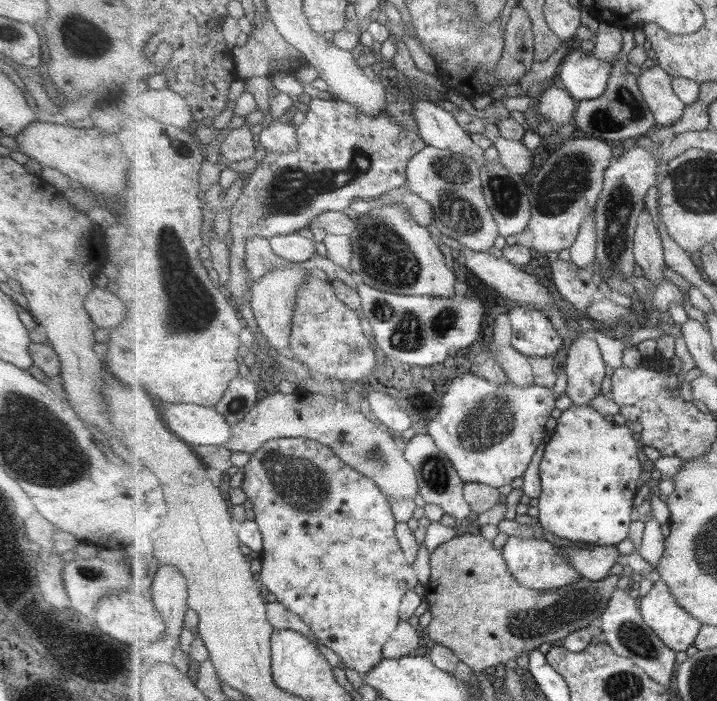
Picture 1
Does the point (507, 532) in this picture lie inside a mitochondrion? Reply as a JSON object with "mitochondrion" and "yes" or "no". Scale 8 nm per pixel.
{"mitochondrion":"no"}

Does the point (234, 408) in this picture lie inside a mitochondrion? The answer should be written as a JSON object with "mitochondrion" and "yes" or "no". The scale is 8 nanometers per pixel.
{"mitochondrion":"yes"}

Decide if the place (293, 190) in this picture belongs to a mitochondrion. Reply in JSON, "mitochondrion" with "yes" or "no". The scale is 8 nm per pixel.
{"mitochondrion":"yes"}

